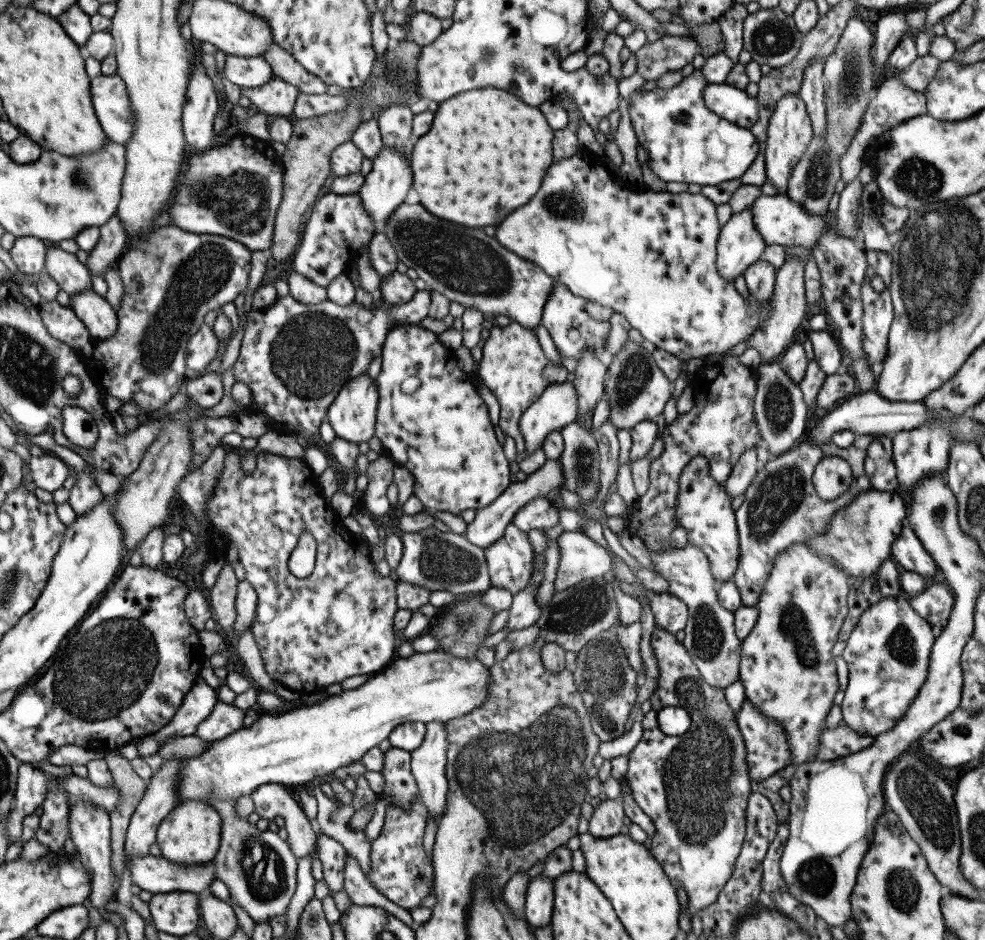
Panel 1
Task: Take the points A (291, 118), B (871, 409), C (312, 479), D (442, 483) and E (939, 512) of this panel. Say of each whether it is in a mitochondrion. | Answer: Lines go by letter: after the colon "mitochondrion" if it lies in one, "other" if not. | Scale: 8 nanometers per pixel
A: other
B: other
C: other
D: other
E: mitochondrion

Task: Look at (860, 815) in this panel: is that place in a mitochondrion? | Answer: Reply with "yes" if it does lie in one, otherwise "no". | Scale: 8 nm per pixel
no

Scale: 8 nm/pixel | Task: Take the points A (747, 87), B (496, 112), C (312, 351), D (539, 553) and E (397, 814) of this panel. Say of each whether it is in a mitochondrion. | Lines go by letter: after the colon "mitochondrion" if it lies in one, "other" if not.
A: other
B: other
C: mitochondrion
D: other
E: other

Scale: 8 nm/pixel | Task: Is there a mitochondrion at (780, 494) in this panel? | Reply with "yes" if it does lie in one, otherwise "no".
yes

